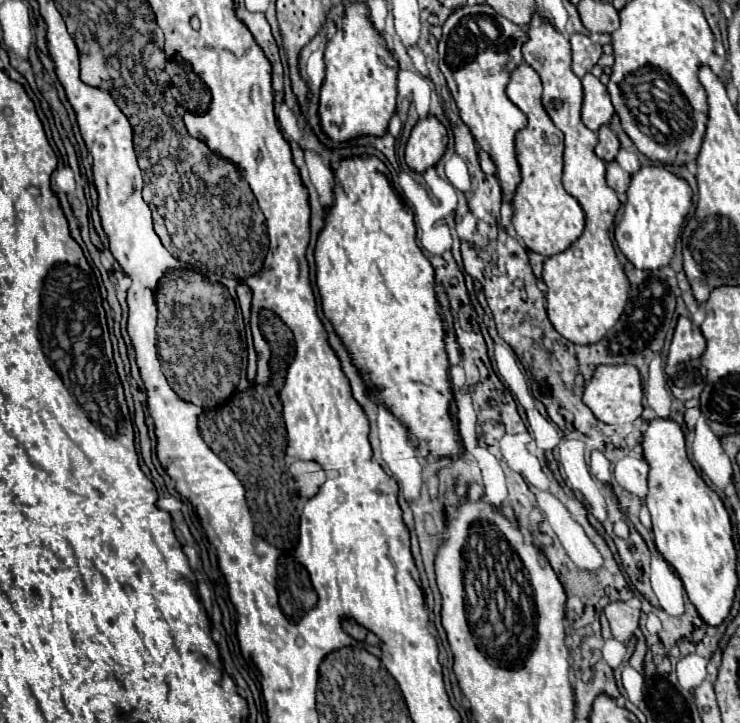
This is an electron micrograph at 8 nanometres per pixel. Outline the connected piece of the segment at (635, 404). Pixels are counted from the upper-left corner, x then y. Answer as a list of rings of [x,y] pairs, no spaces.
[[[621,364],[598,366],[592,380],[584,390],[584,404],[594,412],[594,416],[604,424],[626,424],[634,422],[642,414],[642,378],[636,366]]]

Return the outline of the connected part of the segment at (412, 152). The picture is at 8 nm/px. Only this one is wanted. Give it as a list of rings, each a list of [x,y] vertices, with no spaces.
[[[426,116],[416,122],[406,144],[406,162],[412,170],[424,172],[434,166],[448,144],[448,132],[436,116]]]

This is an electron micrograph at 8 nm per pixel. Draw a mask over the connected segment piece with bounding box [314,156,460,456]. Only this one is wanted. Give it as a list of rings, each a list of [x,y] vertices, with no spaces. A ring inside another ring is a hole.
[[[350,156],[340,160],[334,168],[334,196],[334,204],[326,208],[326,222],[314,248],[316,284],[324,314],[332,320],[360,374],[368,380],[370,394],[390,406],[404,428],[408,428],[408,436],[418,442],[426,440],[428,452],[434,456],[456,454],[460,450],[460,436],[448,416],[448,406],[454,396],[444,350],[444,324],[434,294],[434,268],[416,244],[414,214],[396,194],[386,176],[386,164],[376,156]]]

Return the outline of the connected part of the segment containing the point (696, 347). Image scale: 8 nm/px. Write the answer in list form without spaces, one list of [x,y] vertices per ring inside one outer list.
[[[688,318],[678,320],[678,326],[674,330],[674,338],[668,352],[668,366],[676,366],[680,362],[690,362],[702,356],[706,350],[706,340],[698,326],[694,326]]]

